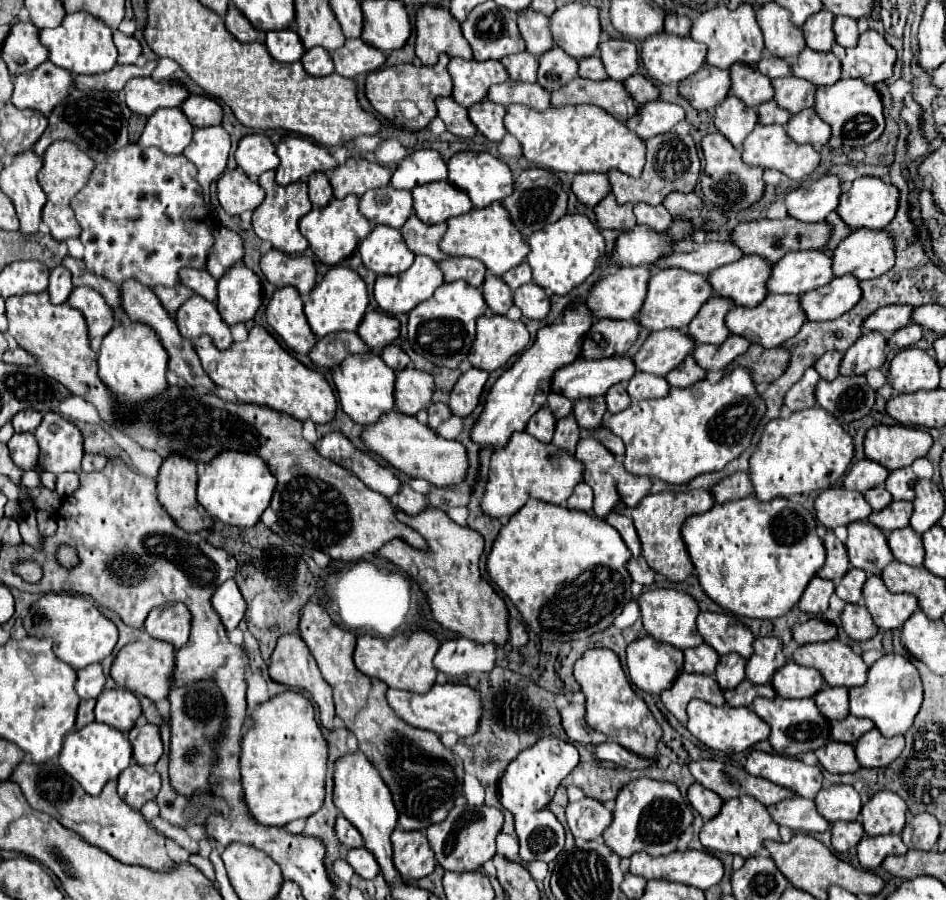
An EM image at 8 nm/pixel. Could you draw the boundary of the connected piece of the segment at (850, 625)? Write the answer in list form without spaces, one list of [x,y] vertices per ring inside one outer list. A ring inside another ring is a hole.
[[[847,603],[841,613],[841,621],[843,621],[845,633],[855,641],[869,641],[879,631],[863,603],[855,603],[855,605]]]

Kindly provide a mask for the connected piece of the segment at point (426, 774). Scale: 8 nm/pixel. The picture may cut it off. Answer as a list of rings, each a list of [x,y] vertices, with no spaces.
[[[307,601],[301,609],[299,633],[313,653],[323,679],[333,687],[337,715],[357,737],[359,749],[367,755],[389,787],[393,803],[399,811],[399,825],[403,829],[425,831],[431,823],[443,821],[453,807],[455,797],[461,795],[463,765],[457,763],[455,755],[443,747],[435,733],[415,729],[403,719],[397,719],[385,699],[387,685],[379,679],[363,675],[353,663],[355,635],[337,627],[325,607]]]

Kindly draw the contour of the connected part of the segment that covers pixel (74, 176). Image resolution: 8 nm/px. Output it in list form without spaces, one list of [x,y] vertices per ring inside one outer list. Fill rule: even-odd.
[[[57,141],[57,143],[49,145],[49,149],[45,151],[43,167],[37,175],[41,187],[47,195],[47,203],[43,207],[41,219],[49,227],[49,233],[55,241],[65,241],[69,237],[79,237],[81,229],[79,229],[79,223],[77,223],[77,219],[75,219],[75,215],[69,207],[69,201],[89,179],[89,173],[93,171],[93,165],[95,165],[95,161],[87,153],[81,153],[81,149],[77,149],[77,145],[73,145],[73,141]]]

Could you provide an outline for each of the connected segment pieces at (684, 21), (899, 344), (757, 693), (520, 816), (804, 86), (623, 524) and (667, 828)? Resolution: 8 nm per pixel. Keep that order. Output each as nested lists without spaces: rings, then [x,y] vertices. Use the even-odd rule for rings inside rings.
[[[667,13],[665,17],[665,31],[667,33],[673,33],[673,35],[689,35],[689,29],[691,29],[691,19],[689,17],[677,17],[677,13]]]
[[[909,323],[909,325],[905,325],[903,329],[899,329],[899,331],[895,331],[891,335],[889,341],[887,341],[887,345],[893,351],[899,351],[899,349],[905,349],[905,347],[915,345],[921,337],[923,337],[923,327],[917,325],[917,323]]]
[[[745,679],[733,691],[729,689],[723,695],[727,699],[727,705],[731,705],[731,707],[749,707],[755,697],[773,699],[777,693],[773,691],[773,687],[769,683],[765,683],[765,685],[753,685],[749,679]]]
[[[545,737],[533,747],[521,751],[515,761],[511,761],[505,769],[499,781],[499,801],[514,817],[515,831],[521,843],[519,855],[523,861],[553,861],[561,853],[565,843],[565,831],[547,806],[559,783],[575,769],[577,763],[579,753],[573,743],[561,741],[557,737]]]
[[[779,77],[771,79],[775,87],[775,101],[779,107],[789,113],[799,113],[801,109],[815,105],[815,87],[813,83],[799,77]]]
[[[609,513],[605,517],[605,521],[619,531],[619,535],[625,541],[625,545],[633,553],[633,557],[641,555],[641,543],[639,543],[639,537],[637,537],[637,531],[635,531],[635,525],[633,525],[633,519],[631,517],[621,515],[621,513]]]
[[[655,779],[629,781],[617,795],[613,809],[613,823],[603,833],[605,845],[609,845],[619,857],[631,857],[645,851],[653,857],[667,855],[677,849],[681,833],[693,823],[693,811],[681,797],[677,785],[661,783]]]

